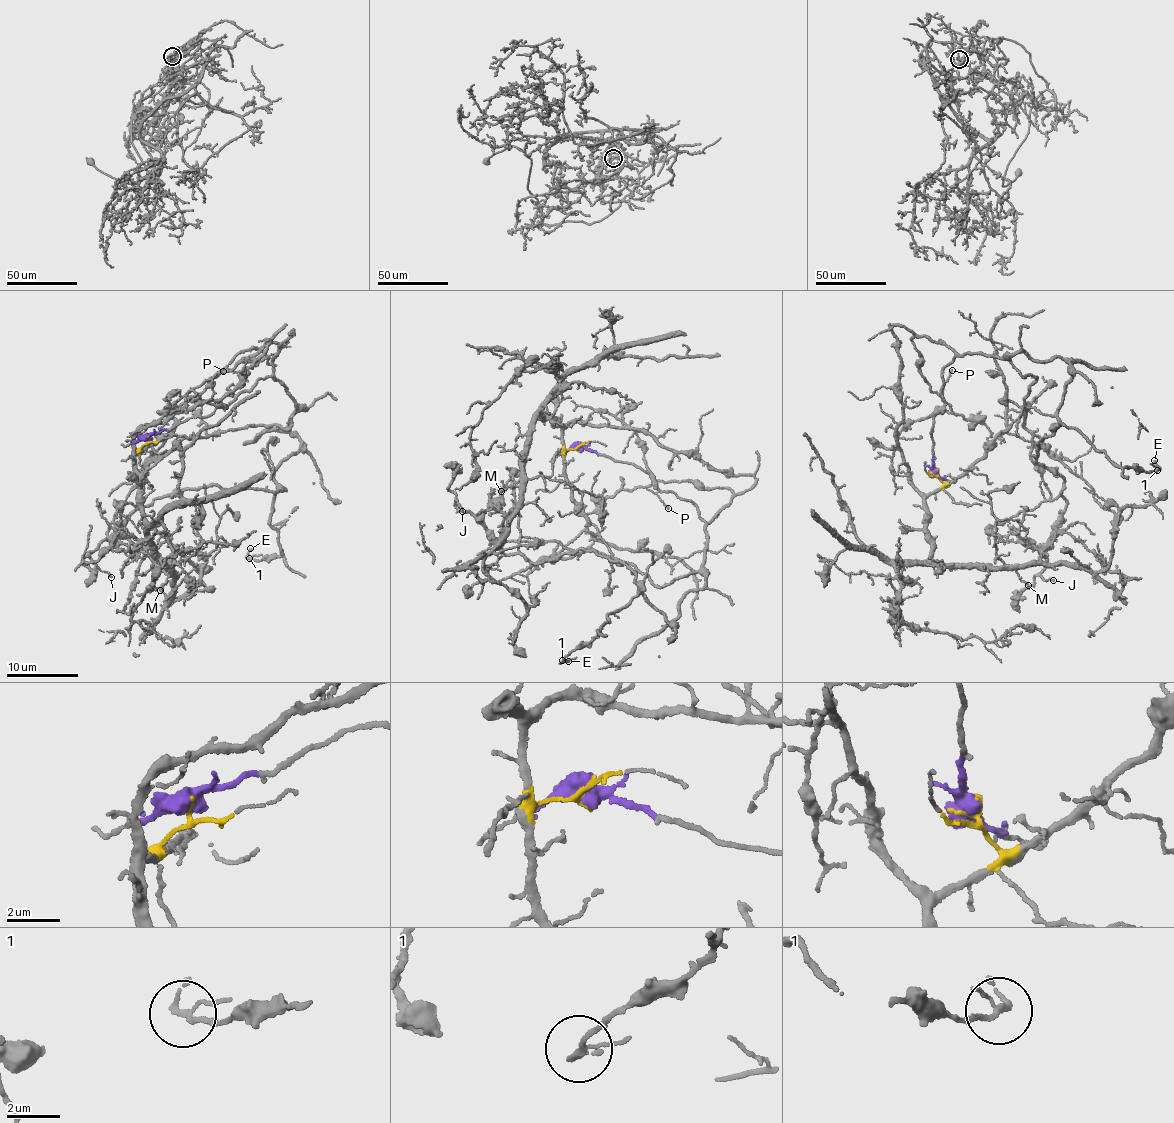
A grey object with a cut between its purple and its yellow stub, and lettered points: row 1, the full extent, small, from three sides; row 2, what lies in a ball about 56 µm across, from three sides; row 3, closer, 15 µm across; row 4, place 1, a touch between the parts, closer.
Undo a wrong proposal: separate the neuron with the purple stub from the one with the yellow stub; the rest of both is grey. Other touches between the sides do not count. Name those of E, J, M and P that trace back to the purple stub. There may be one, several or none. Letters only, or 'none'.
E, J, P

